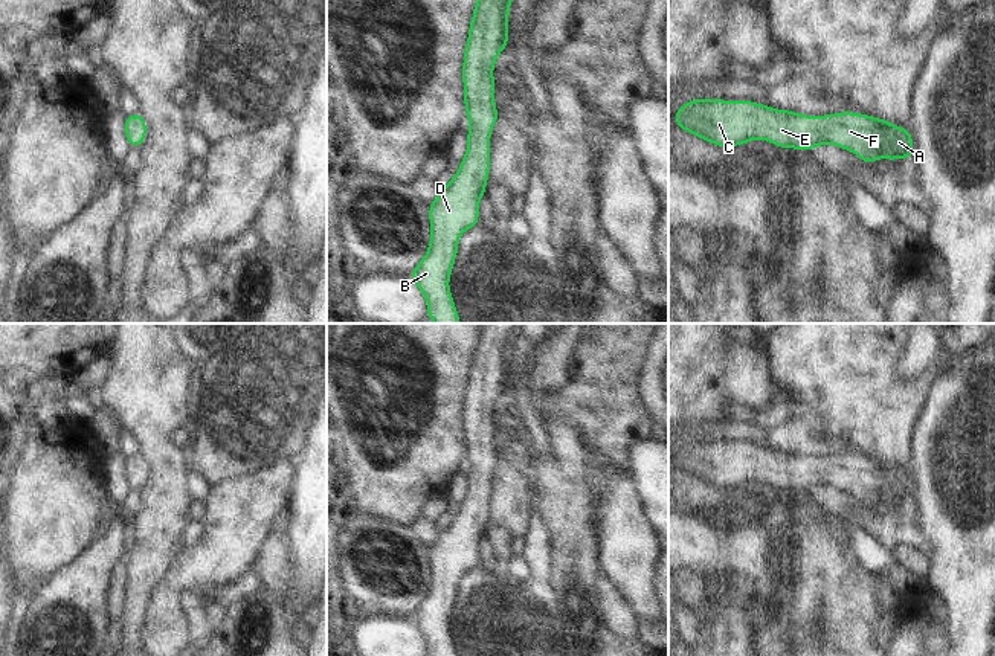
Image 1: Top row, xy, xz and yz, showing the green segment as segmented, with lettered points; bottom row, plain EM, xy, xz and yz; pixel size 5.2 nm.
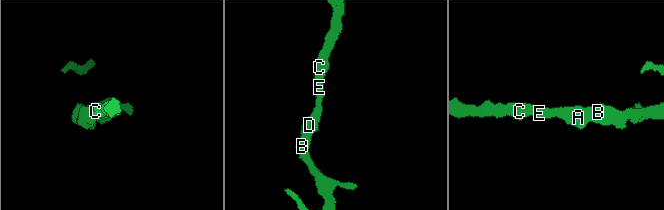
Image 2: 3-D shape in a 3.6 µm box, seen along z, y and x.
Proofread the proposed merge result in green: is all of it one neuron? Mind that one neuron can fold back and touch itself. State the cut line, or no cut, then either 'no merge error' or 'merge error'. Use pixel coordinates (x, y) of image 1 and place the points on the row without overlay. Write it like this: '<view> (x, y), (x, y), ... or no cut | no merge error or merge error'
no cut | no merge error

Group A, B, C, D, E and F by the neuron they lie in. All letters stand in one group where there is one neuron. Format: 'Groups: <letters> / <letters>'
Groups: A B C D E F

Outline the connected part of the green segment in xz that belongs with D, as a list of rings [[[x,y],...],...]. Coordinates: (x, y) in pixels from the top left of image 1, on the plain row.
[[[484,323],[470,363],[461,412],[464,445],[470,471],[469,490],[459,513],[430,545],[430,586],[411,613],[427,641],[427,656],[458,656],[449,619],[458,595],[458,581],[478,568],[479,540],[485,535],[490,500],[488,482],[498,464],[493,409],[508,384],[508,354],[519,323]]]

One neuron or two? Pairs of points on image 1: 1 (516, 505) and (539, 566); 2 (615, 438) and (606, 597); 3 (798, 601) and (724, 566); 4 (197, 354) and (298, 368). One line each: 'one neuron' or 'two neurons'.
1: two neurons
2: two neurons
3: two neurons
4: two neurons

